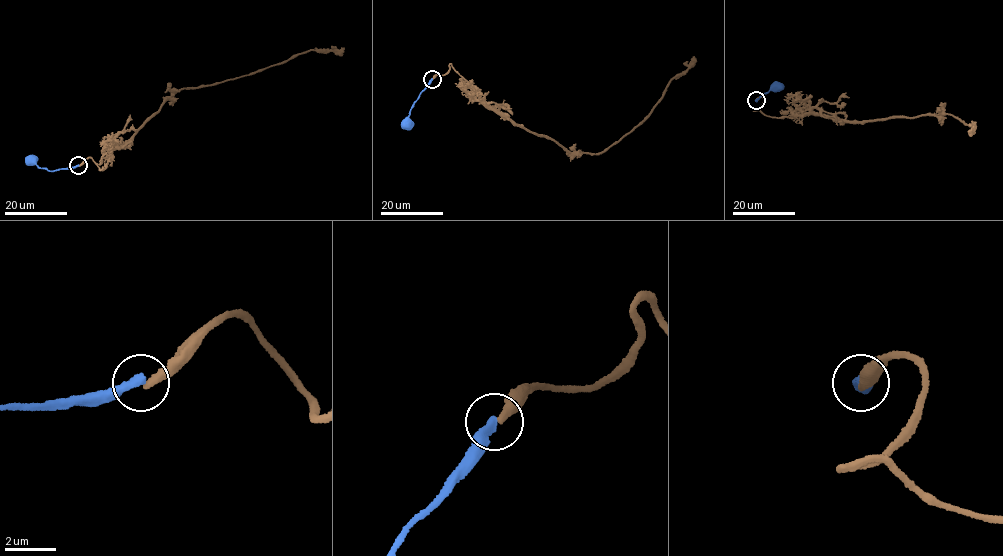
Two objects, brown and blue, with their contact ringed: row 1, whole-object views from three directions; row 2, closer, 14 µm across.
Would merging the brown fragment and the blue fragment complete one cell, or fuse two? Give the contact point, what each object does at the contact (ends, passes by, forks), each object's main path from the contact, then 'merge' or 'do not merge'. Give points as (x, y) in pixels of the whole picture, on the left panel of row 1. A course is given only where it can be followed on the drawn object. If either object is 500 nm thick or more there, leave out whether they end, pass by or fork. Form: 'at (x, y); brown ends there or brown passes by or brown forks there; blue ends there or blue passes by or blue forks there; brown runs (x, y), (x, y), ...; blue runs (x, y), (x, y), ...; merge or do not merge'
at (78, 165); brown ends there; blue ends there; brown runs (78, 165), (90, 157), (103, 170), (113, 150), (133, 140), (178, 90), (232, 79), (311, 50), (343, 52); blue runs (78, 165), (50, 171), (30, 160); do not merge

